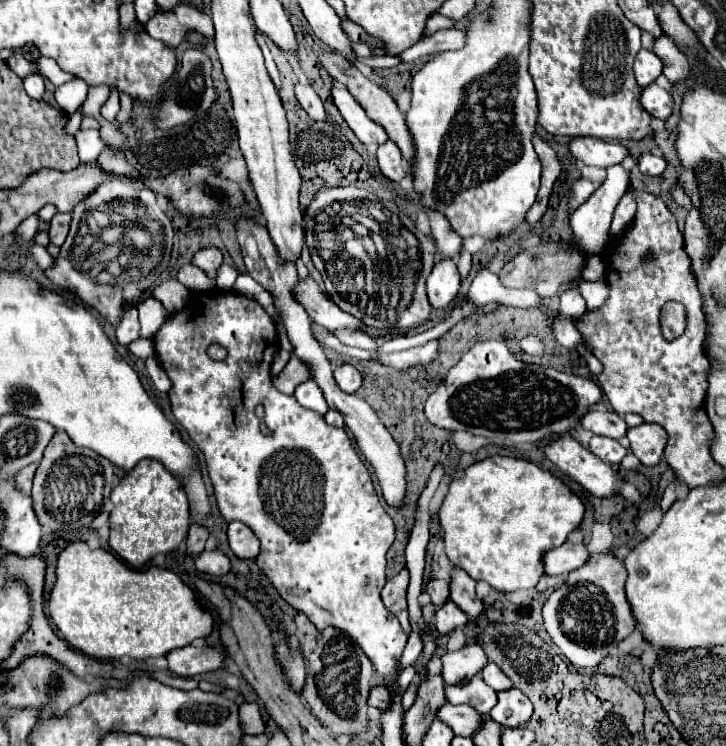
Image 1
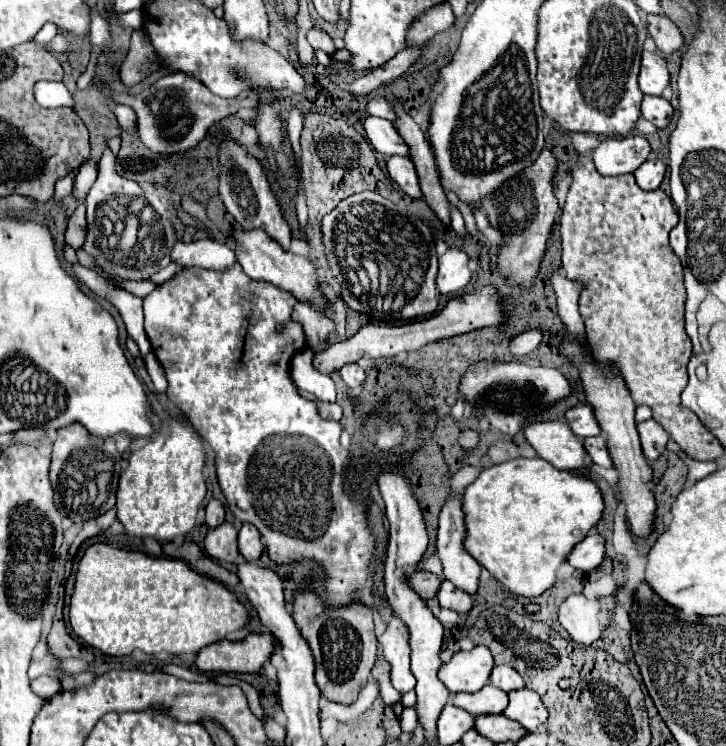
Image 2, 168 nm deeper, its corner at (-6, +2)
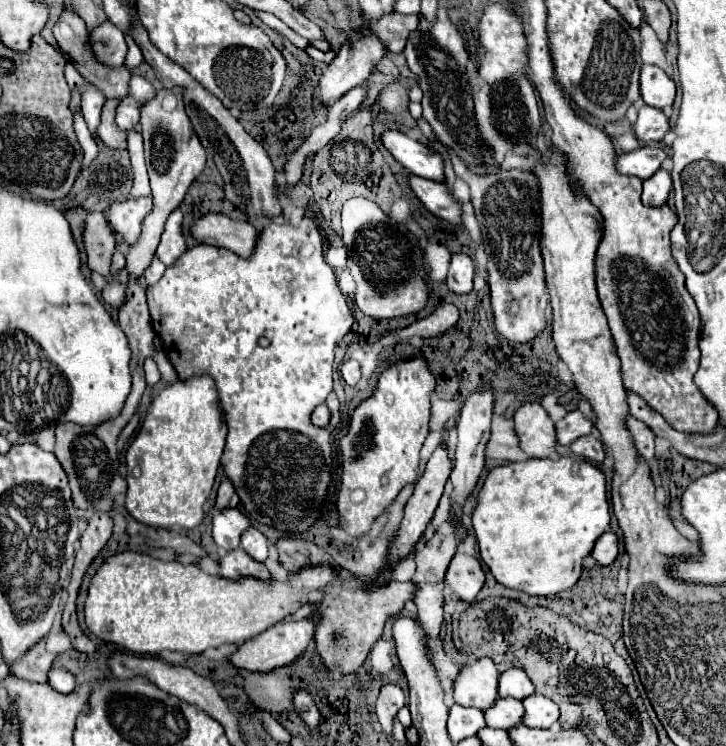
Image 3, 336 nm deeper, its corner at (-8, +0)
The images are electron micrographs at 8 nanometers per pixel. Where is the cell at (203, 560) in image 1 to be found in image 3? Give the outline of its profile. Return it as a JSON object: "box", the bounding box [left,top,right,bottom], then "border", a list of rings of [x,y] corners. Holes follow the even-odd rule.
{"box":[212,508,250,550],"border":[[[240,508],[218,510],[212,518],[214,542],[224,550],[234,550],[240,546],[240,536],[250,528],[248,516]]]}

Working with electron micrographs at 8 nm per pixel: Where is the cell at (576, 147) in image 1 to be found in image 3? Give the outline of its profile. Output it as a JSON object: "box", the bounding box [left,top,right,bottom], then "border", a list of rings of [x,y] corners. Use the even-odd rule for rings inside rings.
{"box":[616,146,668,180],"border":[[[644,146],[634,152],[618,156],[616,166],[618,166],[618,172],[622,172],[622,174],[630,174],[630,176],[638,176],[640,180],[646,180],[660,168],[660,164],[666,158],[668,158],[668,154],[662,148]]]}

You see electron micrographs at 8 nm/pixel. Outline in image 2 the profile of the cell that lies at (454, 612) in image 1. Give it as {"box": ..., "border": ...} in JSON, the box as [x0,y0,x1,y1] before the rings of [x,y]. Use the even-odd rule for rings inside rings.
{"box":[438,580,472,614],"border":[[[442,580],[440,592],[438,592],[438,602],[440,602],[440,608],[448,608],[458,614],[468,614],[472,608],[472,598],[466,592],[458,590],[448,580]]]}

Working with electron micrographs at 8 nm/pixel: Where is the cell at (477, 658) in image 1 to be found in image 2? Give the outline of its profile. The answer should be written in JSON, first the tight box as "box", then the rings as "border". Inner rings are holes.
{"box":[440,646,494,692],"border":[[[476,646],[470,652],[456,652],[450,662],[440,666],[440,680],[450,692],[478,692],[488,684],[494,668],[492,654],[484,646]]]}

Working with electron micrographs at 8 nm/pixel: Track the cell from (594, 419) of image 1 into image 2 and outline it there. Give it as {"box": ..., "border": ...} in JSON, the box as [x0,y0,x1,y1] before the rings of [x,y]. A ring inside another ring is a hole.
{"box":[566,406,602,438],"border":[[[576,406],[576,408],[570,408],[566,412],[566,420],[572,428],[572,432],[580,438],[588,438],[588,436],[598,436],[602,432],[596,416],[594,416],[594,410],[590,406]]]}

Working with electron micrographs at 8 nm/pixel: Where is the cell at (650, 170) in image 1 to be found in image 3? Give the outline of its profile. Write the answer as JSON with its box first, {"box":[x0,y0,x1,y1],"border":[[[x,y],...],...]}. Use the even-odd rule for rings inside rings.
{"box":[642,170,672,206],"border":[[[658,170],[654,176],[644,180],[642,204],[644,206],[662,206],[668,202],[668,194],[672,188],[672,178],[666,170]]]}

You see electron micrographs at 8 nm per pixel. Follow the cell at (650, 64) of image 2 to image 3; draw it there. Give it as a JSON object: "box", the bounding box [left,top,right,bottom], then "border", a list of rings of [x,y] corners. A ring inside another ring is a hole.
{"box":[640,66,674,108],"border":[[[644,66],[640,74],[640,96],[648,106],[668,108],[674,104],[674,82],[658,66]]]}

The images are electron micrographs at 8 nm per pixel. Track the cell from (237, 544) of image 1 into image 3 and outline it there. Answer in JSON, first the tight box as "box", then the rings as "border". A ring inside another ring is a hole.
{"box":[242,528,268,562],"border":[[[248,528],[242,534],[242,548],[258,562],[264,562],[268,558],[268,546],[266,546],[266,536],[256,530],[256,528]]]}

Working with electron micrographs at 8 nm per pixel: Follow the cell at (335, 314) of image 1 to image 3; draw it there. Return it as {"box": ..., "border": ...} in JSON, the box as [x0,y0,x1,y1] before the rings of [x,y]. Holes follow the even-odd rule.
{"box":[190,214,258,258],"border":[[[206,214],[192,222],[190,234],[202,244],[226,248],[242,258],[248,258],[254,250],[258,230],[250,222],[238,222],[224,214]]]}

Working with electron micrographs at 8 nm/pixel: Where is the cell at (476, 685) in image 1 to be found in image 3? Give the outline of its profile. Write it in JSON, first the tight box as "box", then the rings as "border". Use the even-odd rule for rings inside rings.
{"box":[484,698,524,730],"border":[[[498,698],[496,704],[484,712],[486,724],[490,728],[504,728],[504,730],[522,724],[522,714],[524,714],[522,702],[514,698]]]}

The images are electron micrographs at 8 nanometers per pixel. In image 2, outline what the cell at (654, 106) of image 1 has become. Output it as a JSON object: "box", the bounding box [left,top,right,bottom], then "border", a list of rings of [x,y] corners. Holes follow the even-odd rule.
{"box":[642,96,674,128],"border":[[[644,96],[642,100],[642,116],[656,124],[658,128],[666,128],[672,120],[674,108],[672,104],[662,96]]]}

